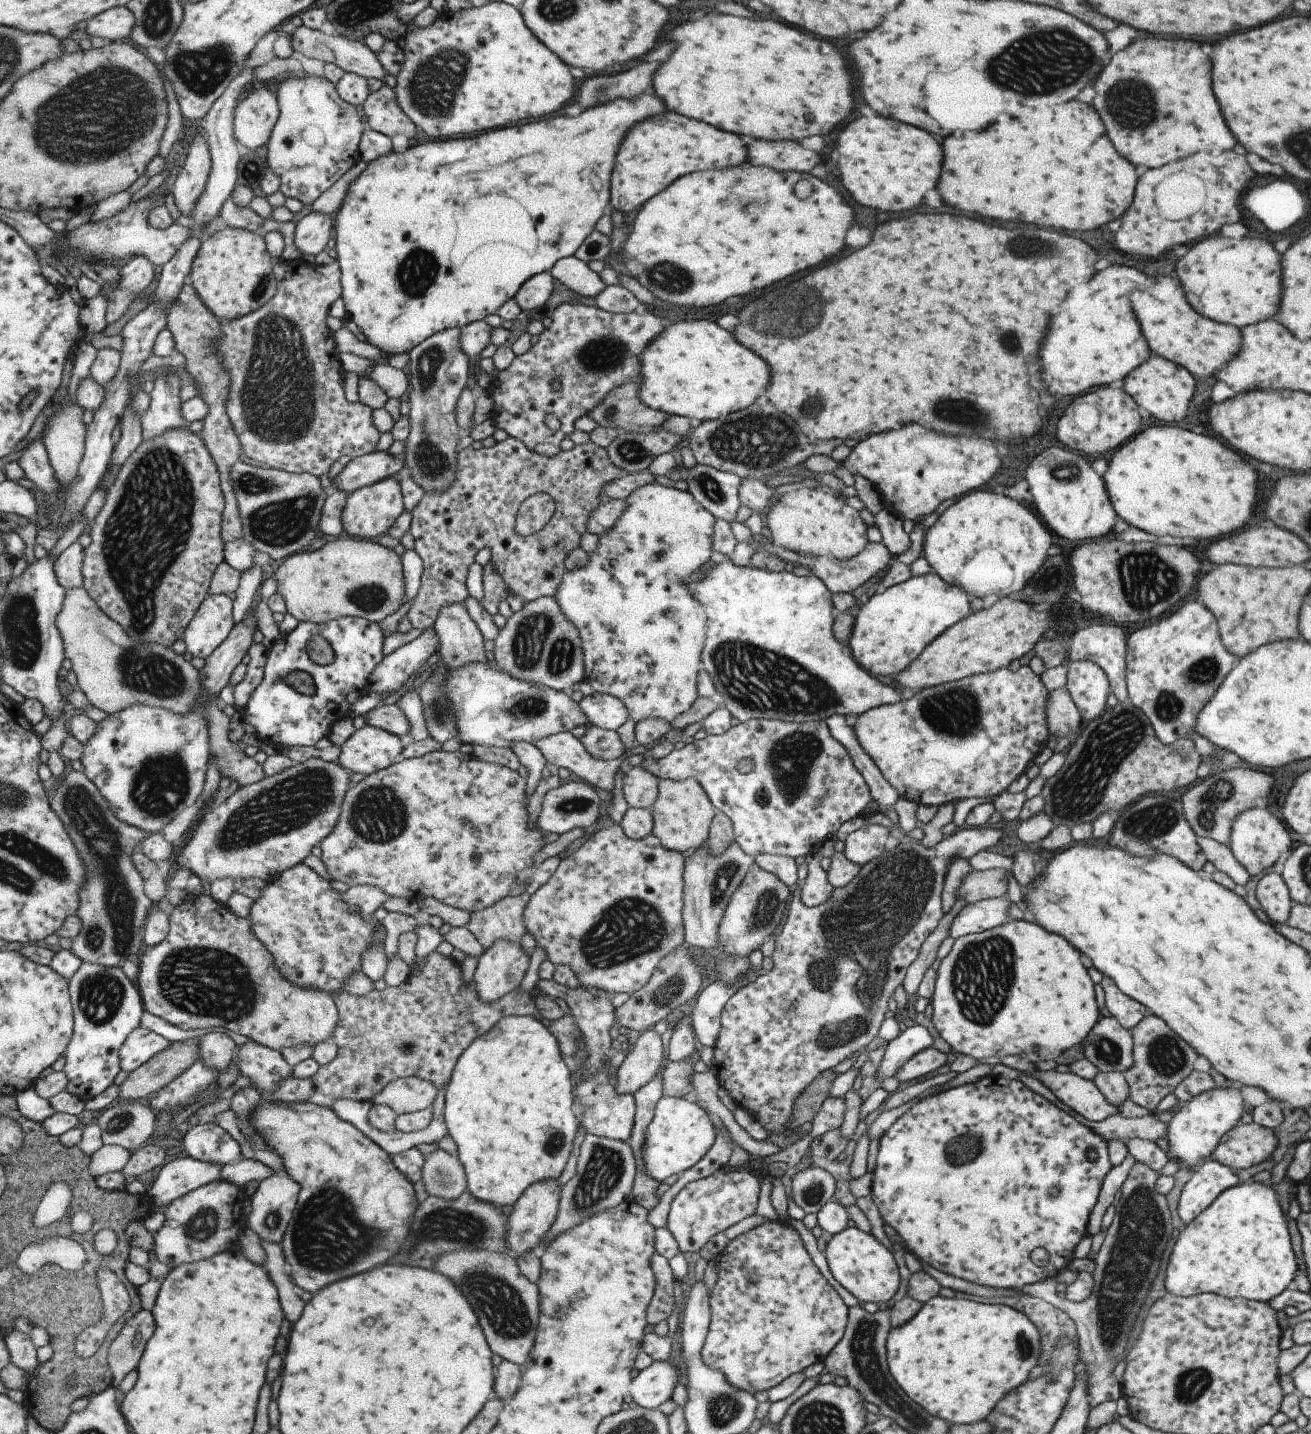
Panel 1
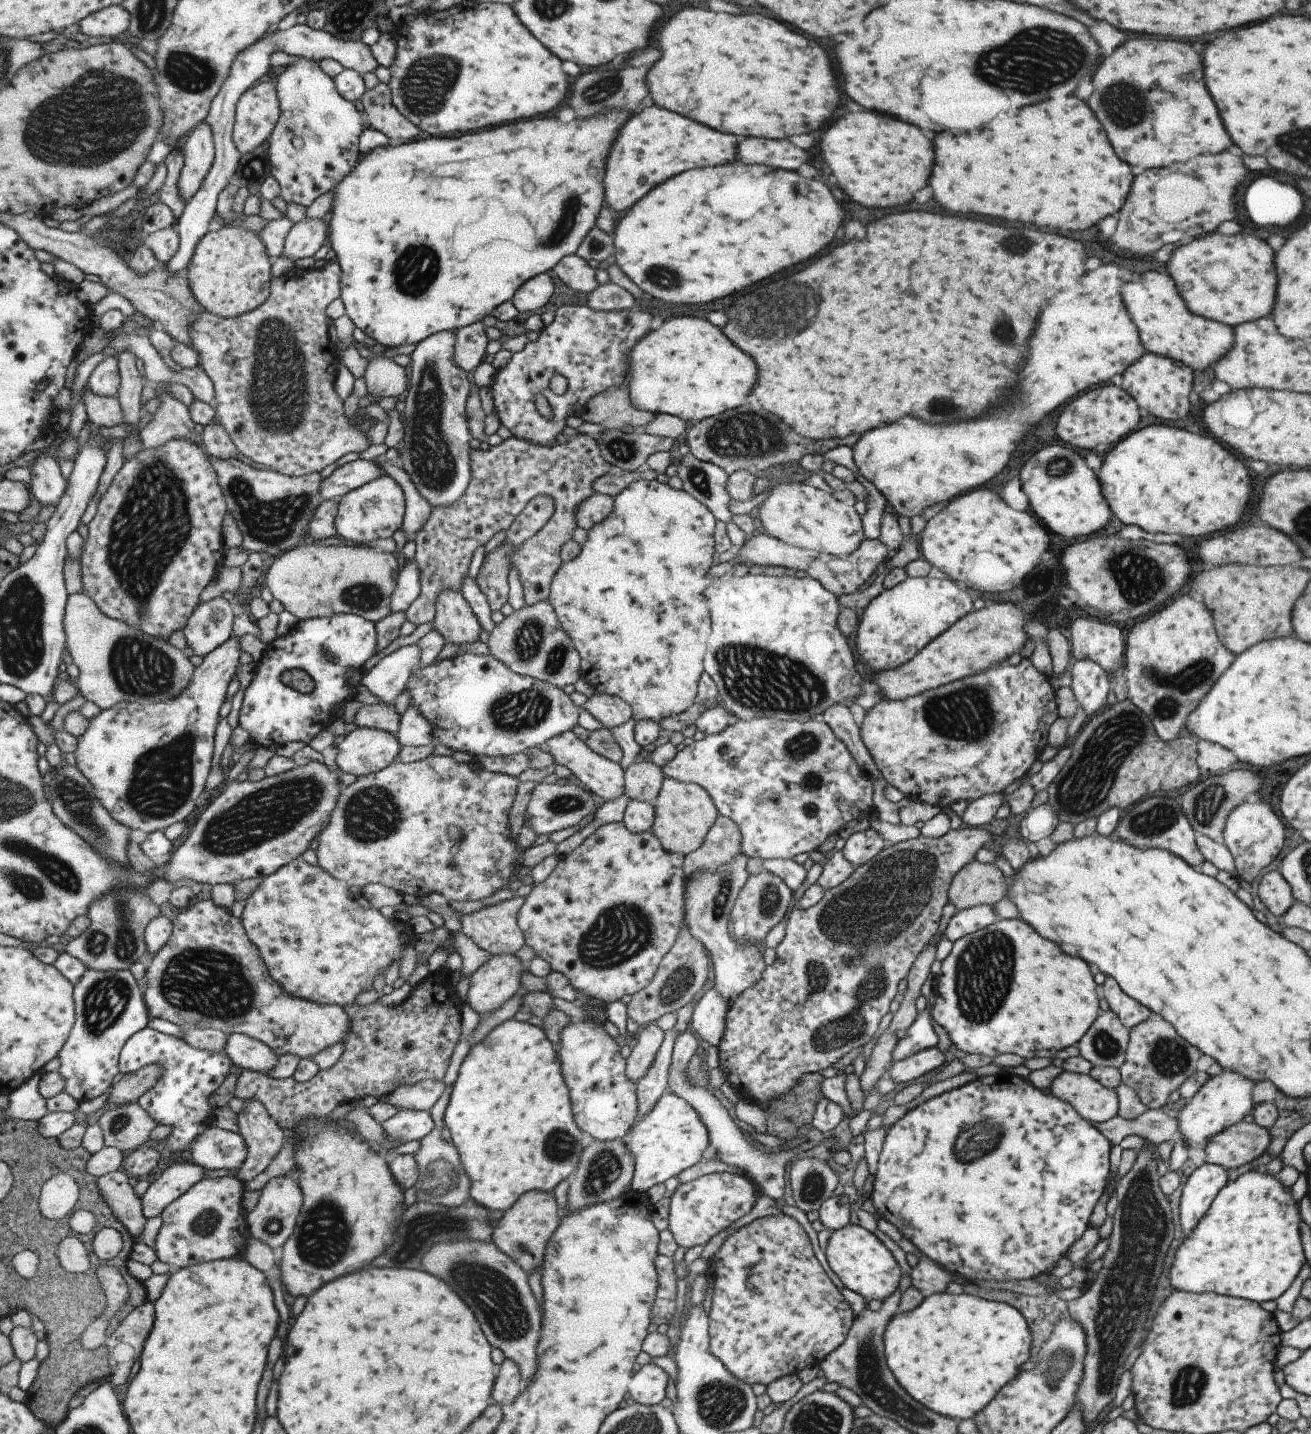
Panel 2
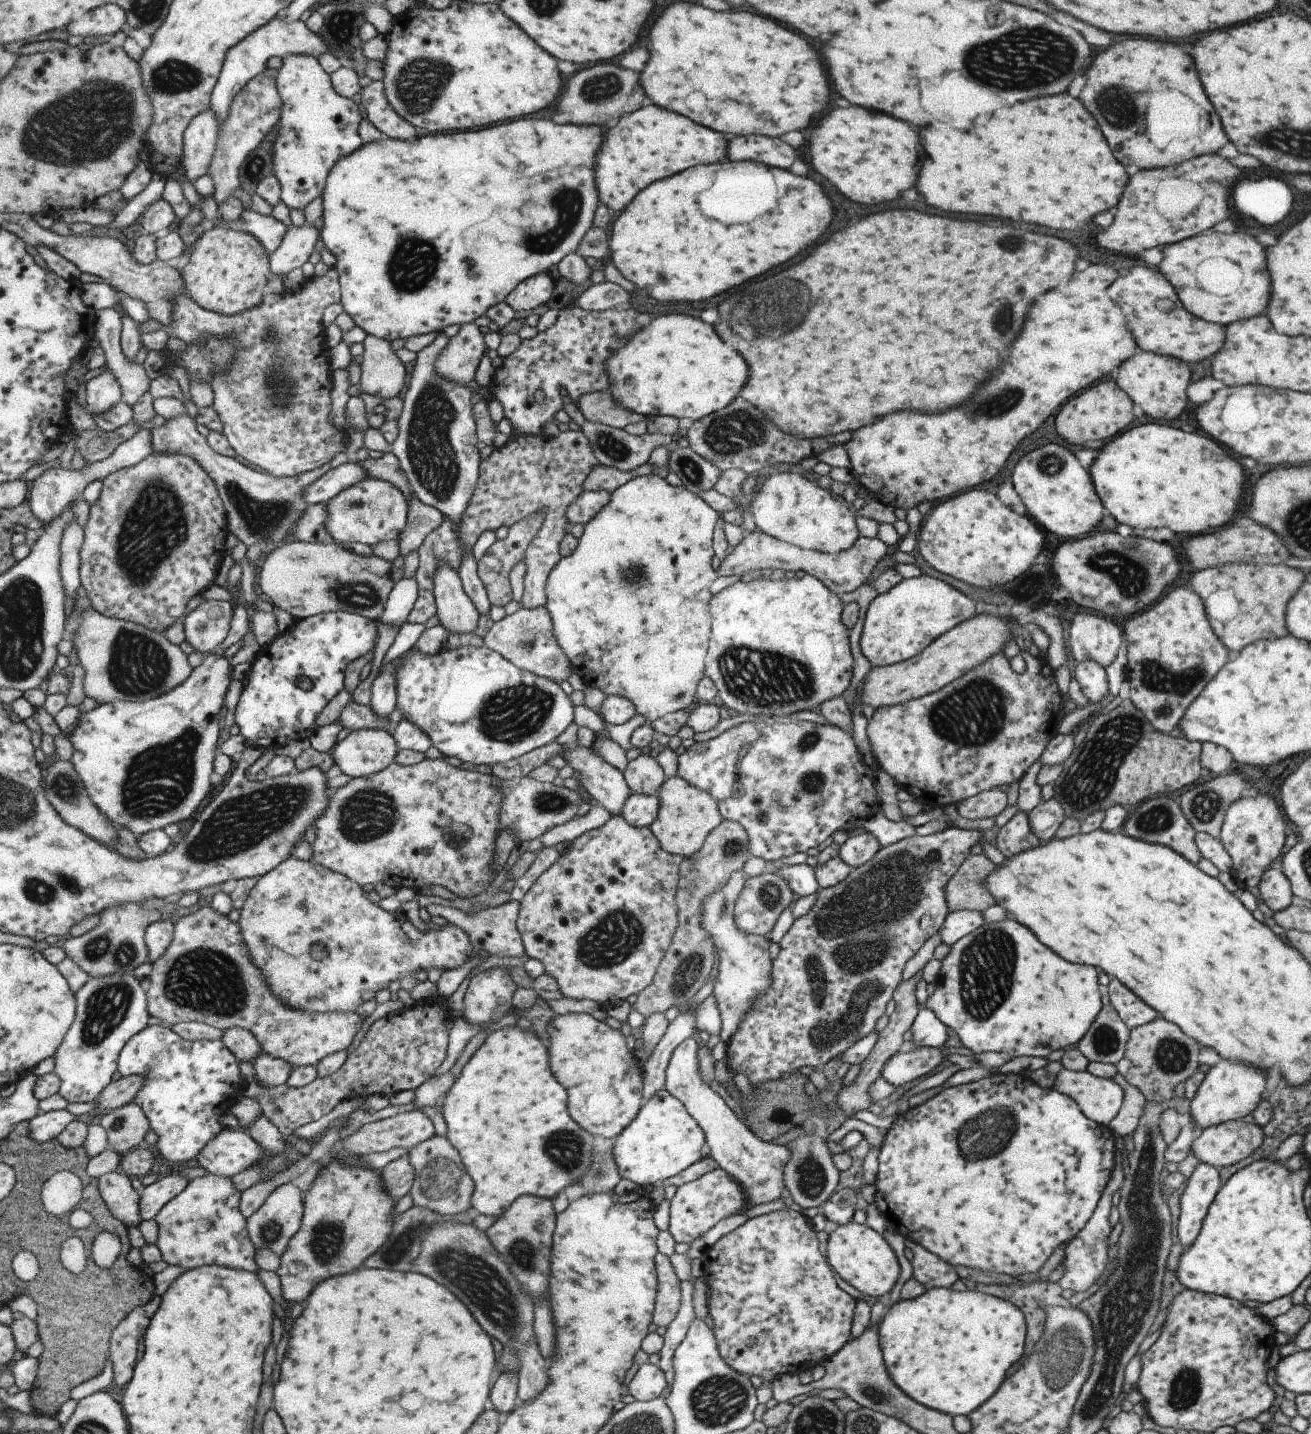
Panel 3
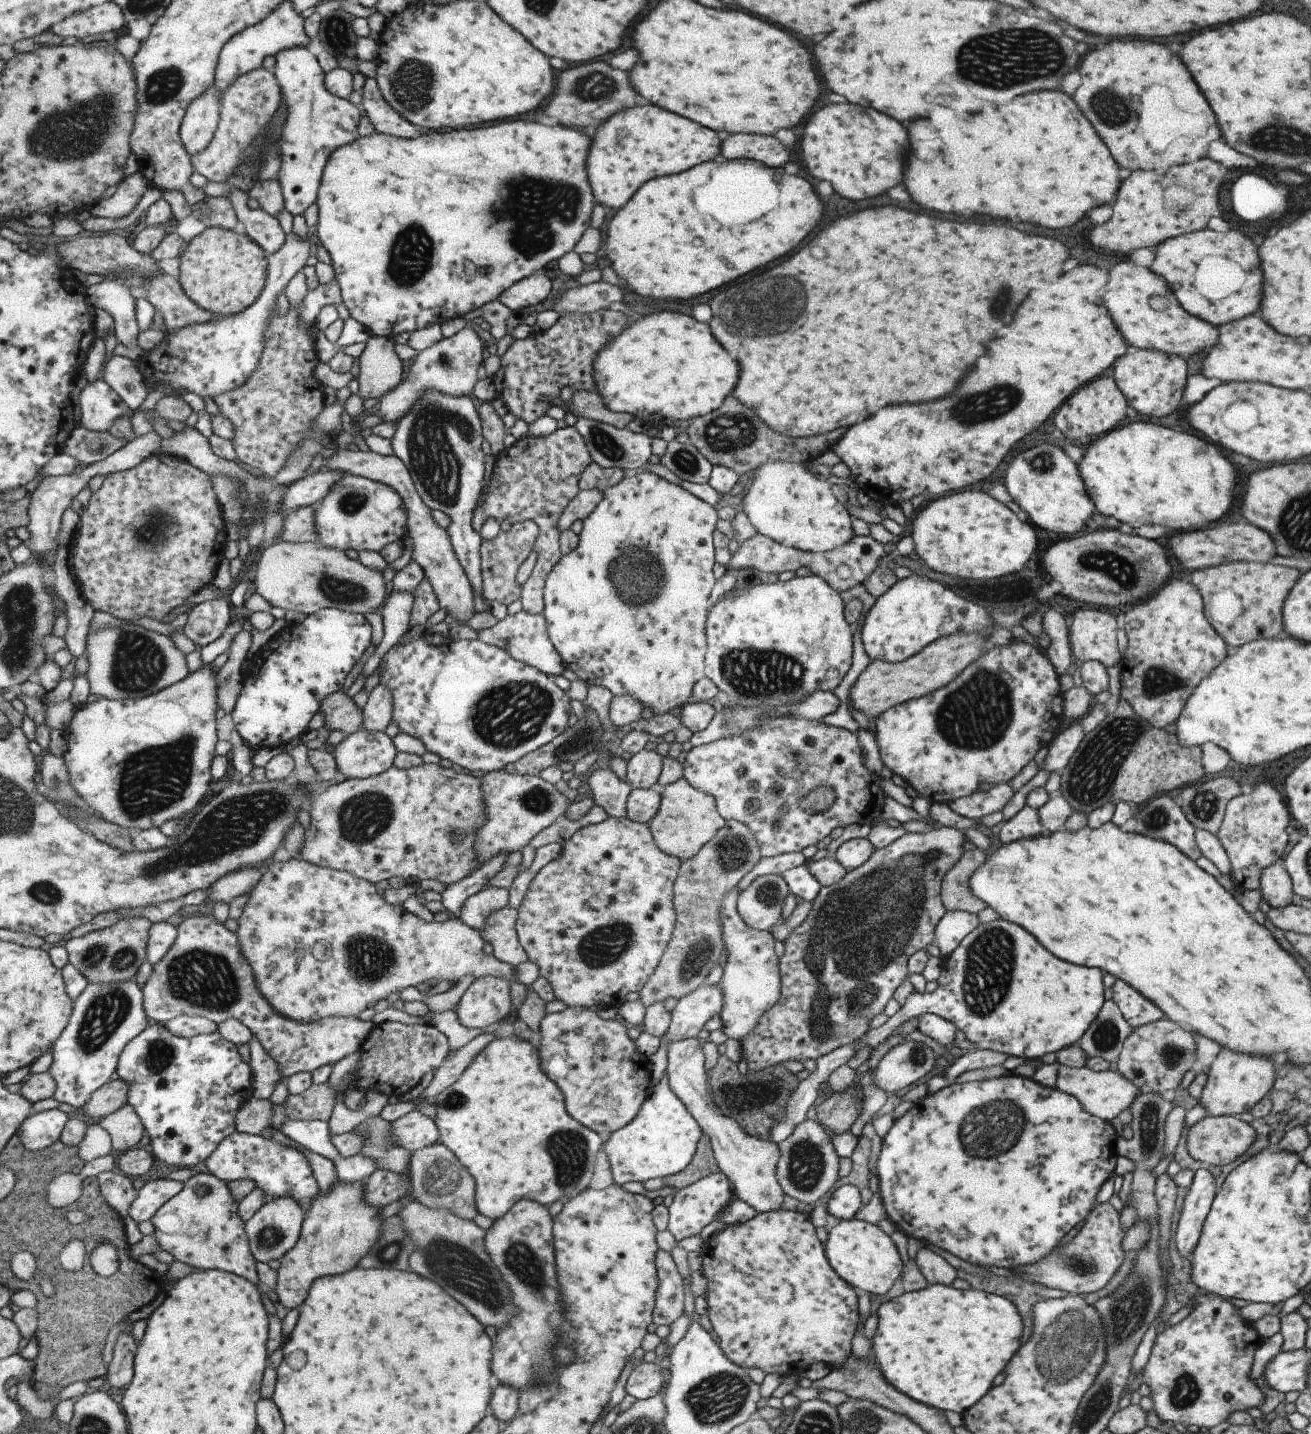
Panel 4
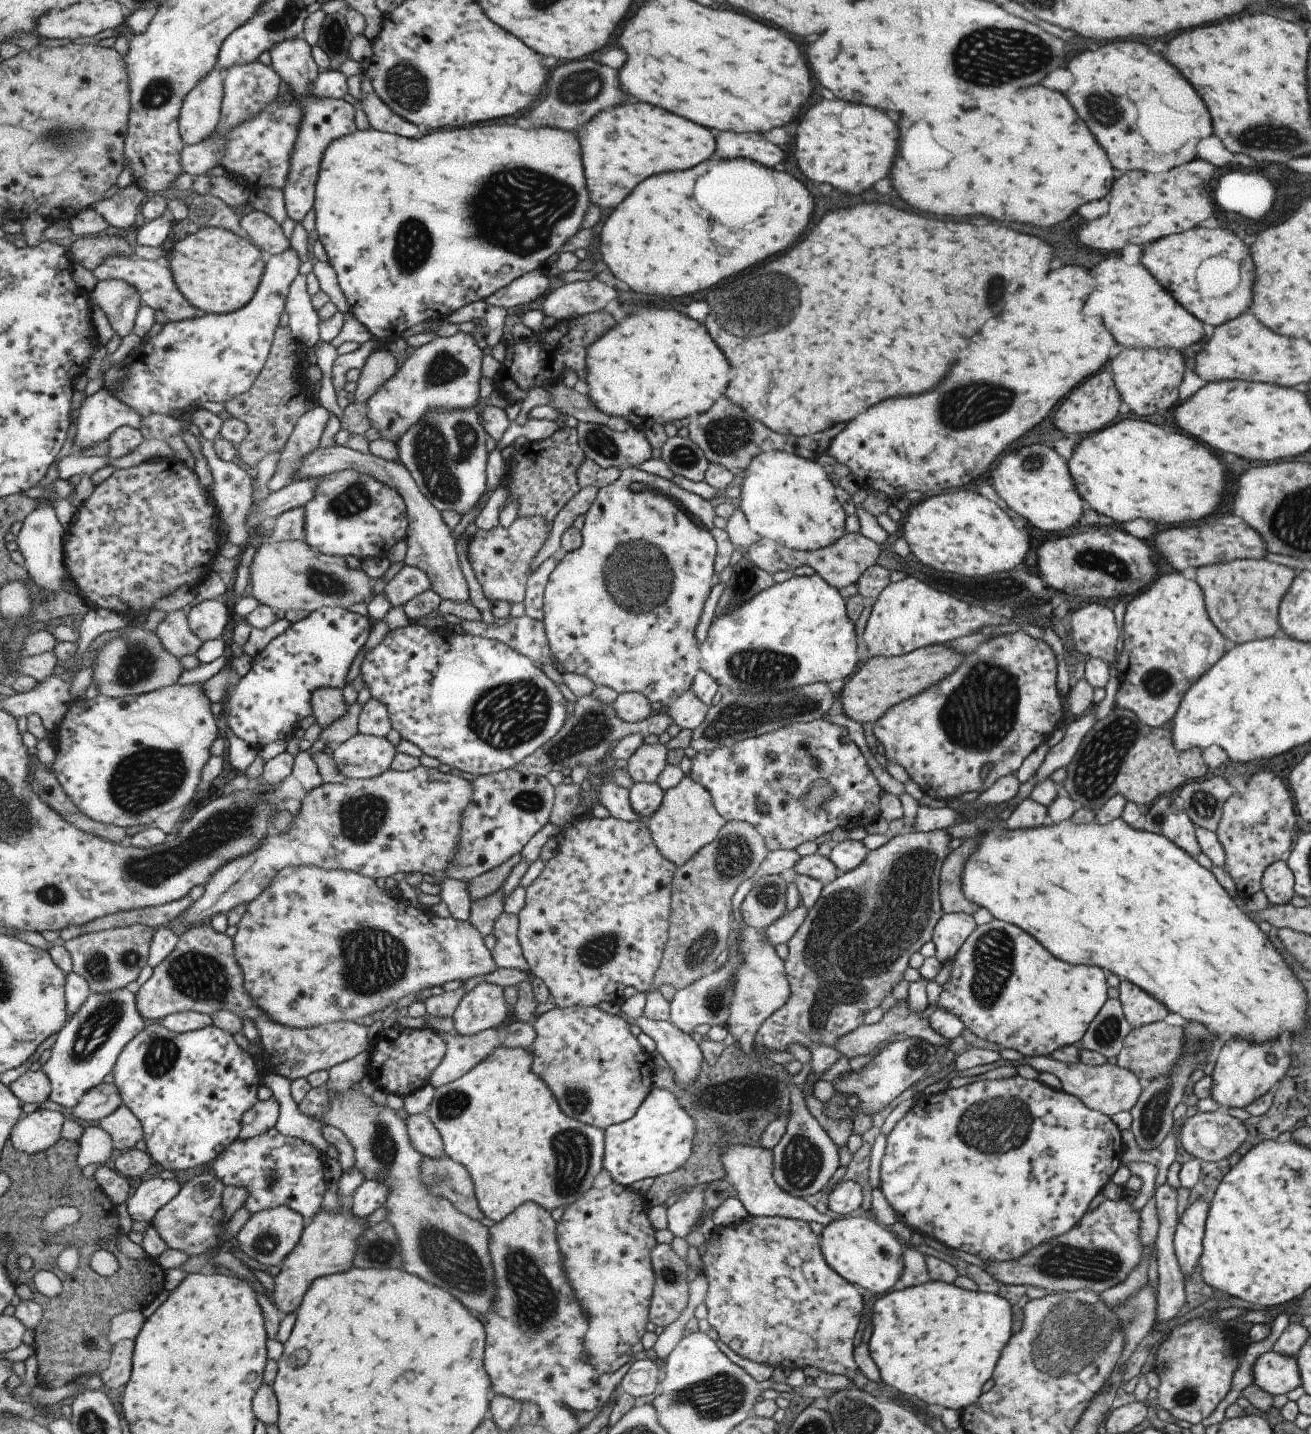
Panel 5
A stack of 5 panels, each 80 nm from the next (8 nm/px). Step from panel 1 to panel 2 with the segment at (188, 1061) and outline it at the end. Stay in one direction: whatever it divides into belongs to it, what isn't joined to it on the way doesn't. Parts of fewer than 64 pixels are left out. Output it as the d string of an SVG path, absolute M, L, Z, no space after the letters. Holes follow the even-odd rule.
M161 1063L147 1065L138 1071L133 1071L111 1088L110 1100L114 1104L129 1104L139 1102L140 1098L149 1092L164 1075L164 1066Z

